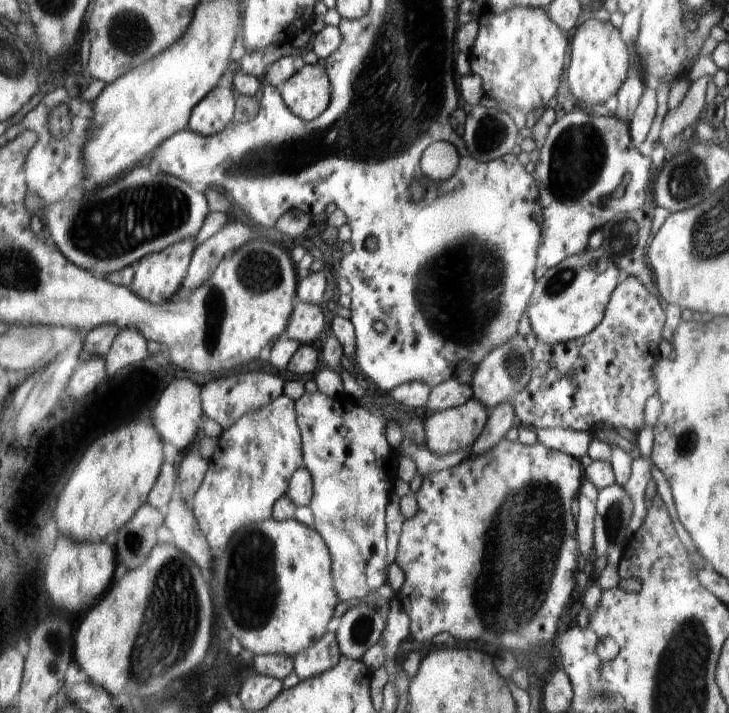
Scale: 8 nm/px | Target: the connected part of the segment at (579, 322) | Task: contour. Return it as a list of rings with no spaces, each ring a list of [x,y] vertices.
[[[594,244],[583,252],[568,256],[537,281],[527,314],[538,340],[547,343],[569,342],[589,335],[604,319],[606,308],[617,289],[620,270],[602,248],[592,248]]]

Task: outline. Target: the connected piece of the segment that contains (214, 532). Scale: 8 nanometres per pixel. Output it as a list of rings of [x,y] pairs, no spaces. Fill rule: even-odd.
[[[284,394],[275,398],[258,413],[242,417],[234,426],[222,429],[214,454],[207,460],[208,470],[204,474],[202,488],[194,497],[194,512],[200,522],[202,532],[212,548],[224,548],[238,531],[250,522],[262,522],[273,517],[273,506],[289,491],[290,479],[294,472],[304,466],[301,429],[297,424],[296,402]]]

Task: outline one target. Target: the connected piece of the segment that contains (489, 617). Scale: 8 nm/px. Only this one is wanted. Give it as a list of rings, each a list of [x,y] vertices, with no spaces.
[[[501,439],[491,450],[488,450],[482,455],[476,455],[475,457],[470,456],[467,460],[464,460],[457,466],[445,470],[440,470],[439,472],[434,472],[424,477],[422,486],[420,486],[420,489],[416,492],[418,512],[416,512],[416,515],[413,518],[406,519],[403,523],[401,536],[399,539],[397,558],[395,562],[395,564],[402,570],[402,572],[404,572],[405,575],[404,585],[399,590],[397,590],[395,598],[398,600],[402,610],[404,610],[406,615],[410,618],[409,635],[411,637],[409,638],[416,638],[418,642],[423,642],[432,639],[437,634],[448,632],[448,634],[451,634],[453,637],[460,640],[482,640],[482,642],[488,644],[500,644],[500,646],[506,646],[506,648],[510,648],[512,652],[514,650],[530,650],[530,648],[534,648],[534,646],[546,646],[546,644],[550,644],[550,642],[554,640],[554,636],[558,634],[558,618],[560,618],[560,614],[563,614],[563,612],[566,611],[568,600],[570,600],[570,596],[572,596],[572,590],[574,590],[574,572],[576,572],[576,548],[579,548],[579,545],[578,542],[576,542],[577,523],[574,522],[574,516],[572,516],[572,512],[570,512],[570,510],[572,510],[572,502],[574,502],[576,494],[579,494],[581,484],[584,482],[584,472],[582,472],[580,466],[581,465],[579,464],[579,460],[572,458],[572,456],[569,456],[568,453],[562,453],[556,449],[549,448],[546,445],[541,444],[539,441],[537,441],[534,445],[524,445],[519,441],[508,441],[507,439]]]

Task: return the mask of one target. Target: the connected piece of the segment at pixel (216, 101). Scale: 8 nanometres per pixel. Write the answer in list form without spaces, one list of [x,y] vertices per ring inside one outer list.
[[[214,88],[194,108],[189,127],[202,135],[217,135],[231,121],[234,114],[234,92],[230,88]]]

